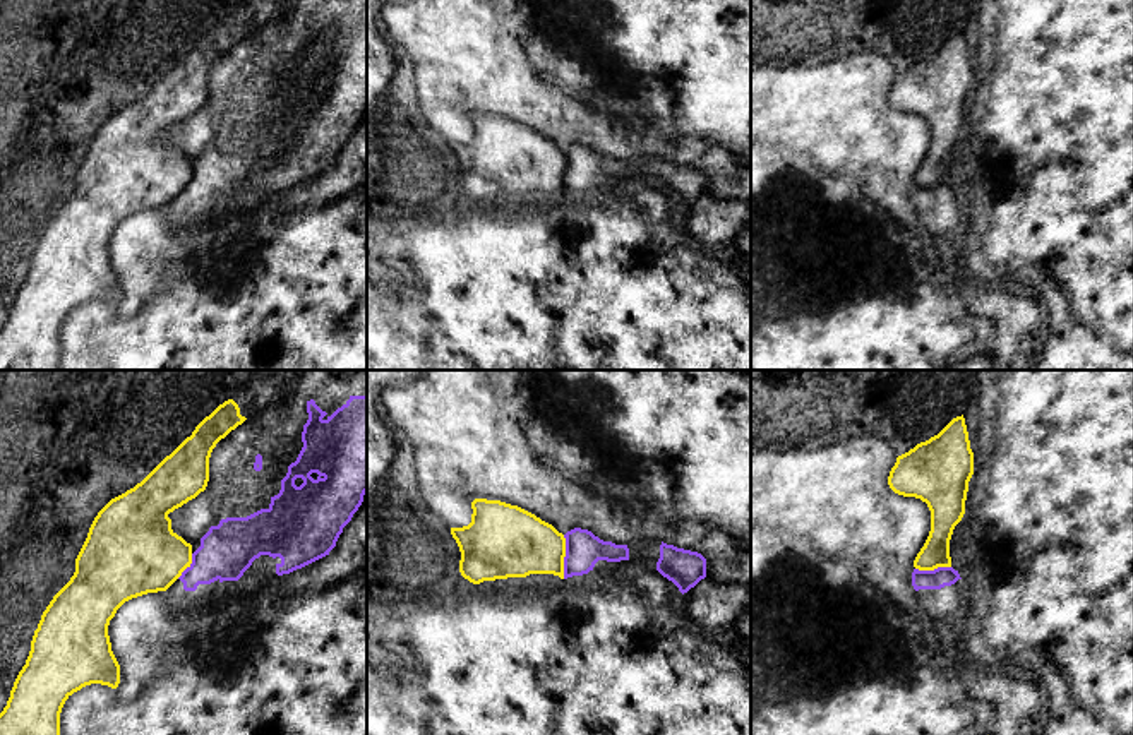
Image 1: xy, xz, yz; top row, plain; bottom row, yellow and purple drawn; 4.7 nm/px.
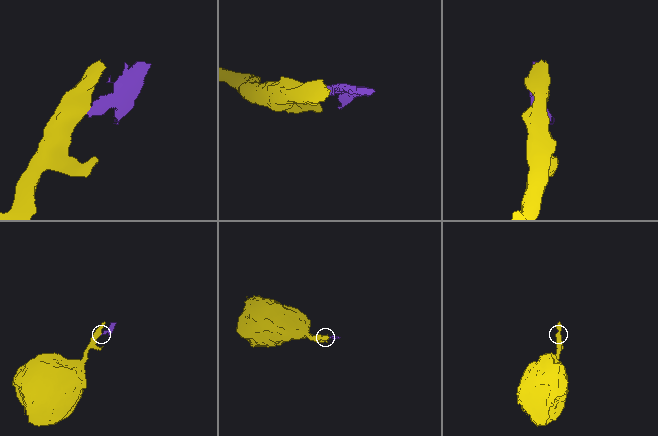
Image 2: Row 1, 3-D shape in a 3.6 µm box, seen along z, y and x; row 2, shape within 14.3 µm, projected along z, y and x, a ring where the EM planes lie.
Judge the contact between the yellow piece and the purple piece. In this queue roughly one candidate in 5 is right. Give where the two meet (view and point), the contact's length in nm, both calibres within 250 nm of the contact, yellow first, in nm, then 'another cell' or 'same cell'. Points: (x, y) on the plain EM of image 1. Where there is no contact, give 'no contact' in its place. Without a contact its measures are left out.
contact xz (564, 172); length 200 nm; calibres 320 and 170 nm; another cell

